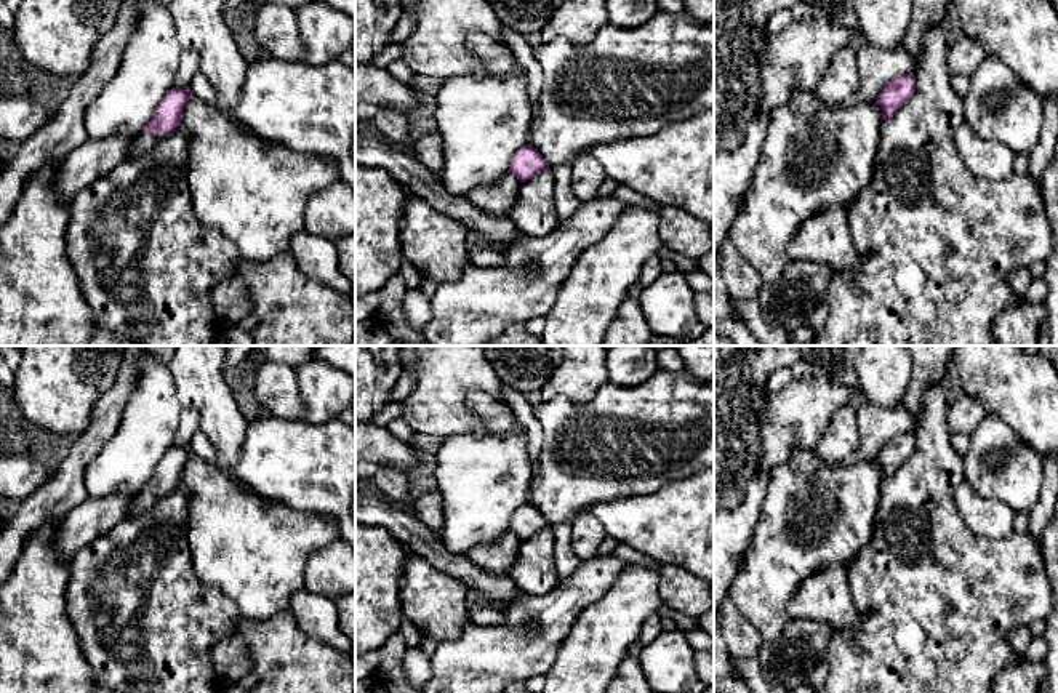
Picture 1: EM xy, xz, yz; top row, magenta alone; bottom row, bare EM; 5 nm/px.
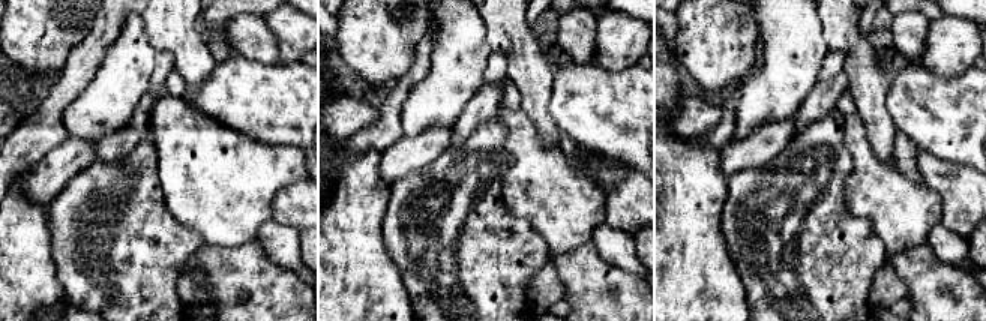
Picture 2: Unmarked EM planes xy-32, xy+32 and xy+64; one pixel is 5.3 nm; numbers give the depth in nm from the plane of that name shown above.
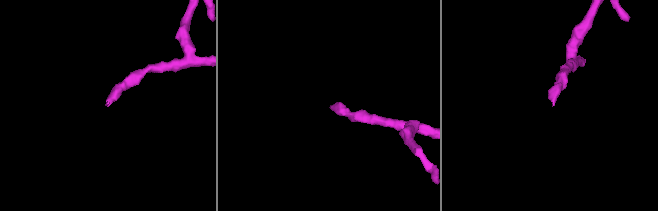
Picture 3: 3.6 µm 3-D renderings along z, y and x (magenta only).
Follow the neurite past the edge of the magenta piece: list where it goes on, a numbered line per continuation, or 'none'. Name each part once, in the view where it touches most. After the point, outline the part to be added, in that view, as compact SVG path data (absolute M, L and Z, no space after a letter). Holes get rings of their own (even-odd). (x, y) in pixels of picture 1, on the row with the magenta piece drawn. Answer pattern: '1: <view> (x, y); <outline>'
1: xy (144, 141); M141 133L136 138L133 138L133 141L130 142L128 152L126 152L126 160L134 158L147 150L150 150L152 147L155 147L162 139L165 139L168 134L162 133L162 134L154 134L154 133Z

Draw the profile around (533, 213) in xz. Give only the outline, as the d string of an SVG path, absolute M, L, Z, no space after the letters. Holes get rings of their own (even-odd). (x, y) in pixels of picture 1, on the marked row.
M551 166L520 184L509 219L530 237L544 237L559 226Z

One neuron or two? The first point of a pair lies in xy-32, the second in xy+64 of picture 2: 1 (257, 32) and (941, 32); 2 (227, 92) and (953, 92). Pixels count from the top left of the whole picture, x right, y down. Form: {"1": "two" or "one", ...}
{"1": "two", "2": "one"}

